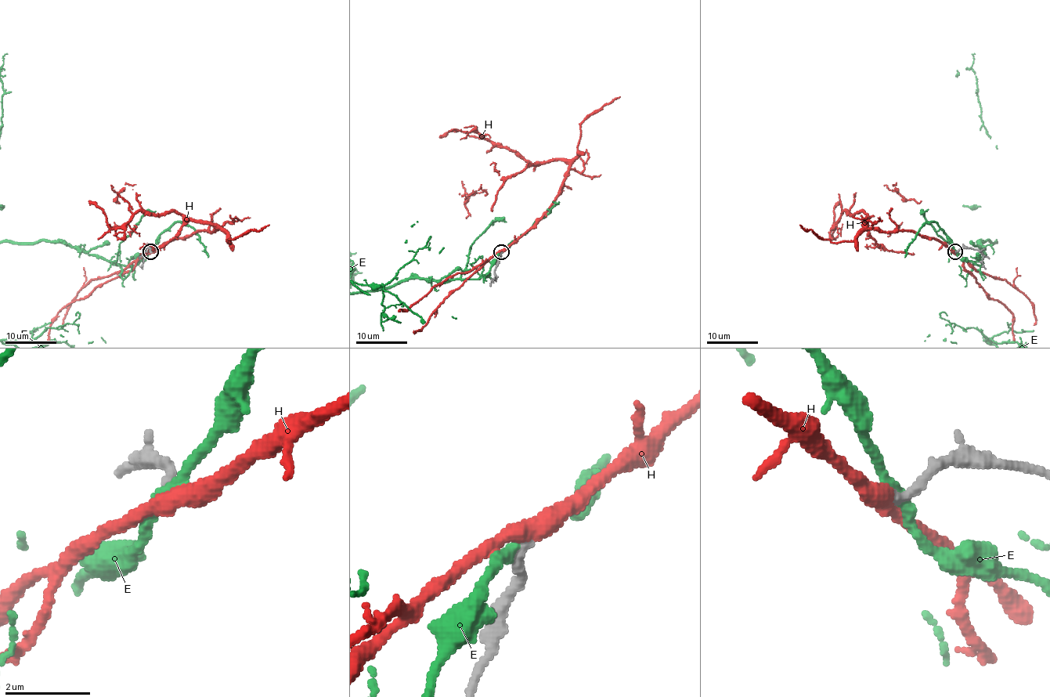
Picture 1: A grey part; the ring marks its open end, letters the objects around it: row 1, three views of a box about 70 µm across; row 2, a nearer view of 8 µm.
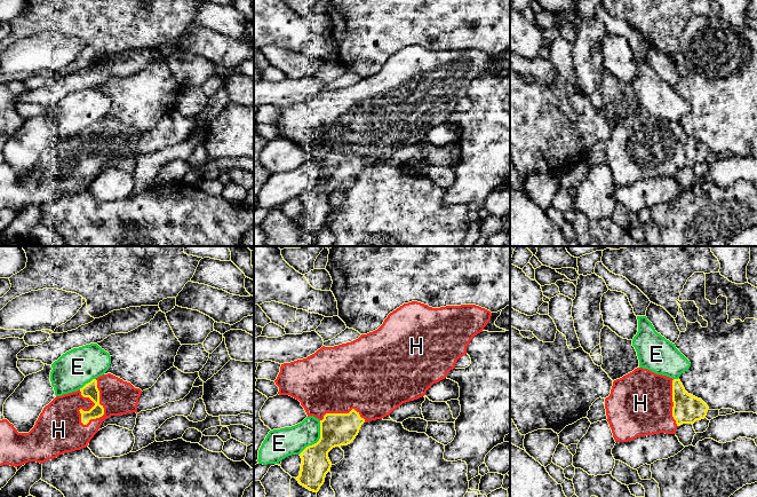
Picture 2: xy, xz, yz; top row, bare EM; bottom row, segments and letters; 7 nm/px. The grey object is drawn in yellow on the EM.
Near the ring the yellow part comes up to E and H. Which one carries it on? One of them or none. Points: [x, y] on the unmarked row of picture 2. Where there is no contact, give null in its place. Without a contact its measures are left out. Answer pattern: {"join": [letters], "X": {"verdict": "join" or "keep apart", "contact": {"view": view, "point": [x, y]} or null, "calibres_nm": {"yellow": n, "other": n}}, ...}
{"join": ["H"], "E": {"verdict": "keep apart", "contact": {"view": "xz", "point": [319, 183]}, "calibres_nm": {"yellow": 240, "other": 200}}, "H": {"verdict": "join", "contact": {"view": "xy", "point": [102, 150]}, "calibres_nm": {"yellow": 100, "other": 240}}}

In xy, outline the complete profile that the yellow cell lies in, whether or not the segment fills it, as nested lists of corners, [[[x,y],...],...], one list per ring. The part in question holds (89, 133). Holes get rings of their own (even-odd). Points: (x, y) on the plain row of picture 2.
[[[107,117],[86,127],[77,135],[56,140],[40,157],[29,176],[18,176],[7,163],[0,164],[0,210],[21,210],[29,205],[45,206],[65,196],[86,191],[102,166],[111,159],[137,157],[142,137],[130,126]]]

